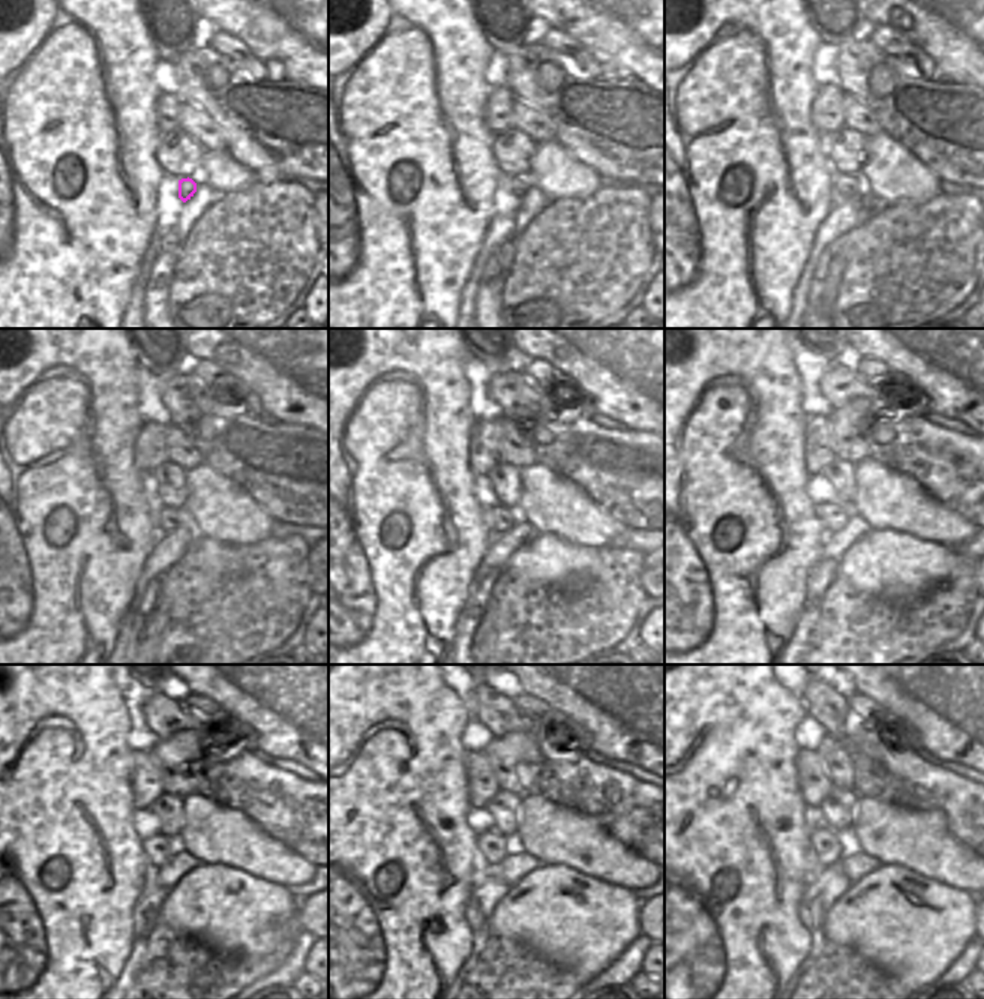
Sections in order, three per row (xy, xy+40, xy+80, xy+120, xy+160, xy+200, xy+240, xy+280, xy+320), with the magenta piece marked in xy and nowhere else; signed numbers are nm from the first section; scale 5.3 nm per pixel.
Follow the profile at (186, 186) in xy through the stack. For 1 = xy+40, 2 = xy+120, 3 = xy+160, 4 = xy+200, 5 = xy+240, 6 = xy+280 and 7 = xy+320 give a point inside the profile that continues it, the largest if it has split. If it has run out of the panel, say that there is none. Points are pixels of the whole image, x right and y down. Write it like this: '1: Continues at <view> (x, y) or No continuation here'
1: Continues at xy+40 (518, 186)
2: Continues at xy+120 (167, 519)
3: Continues at xy+160 (500, 519)
4: Continues at xy+200 (833, 516)
5: Continues at xy+240 (158, 848)
6: Continues at xy+280 (492, 845)
7: Continues at xy+320 (827, 846).

